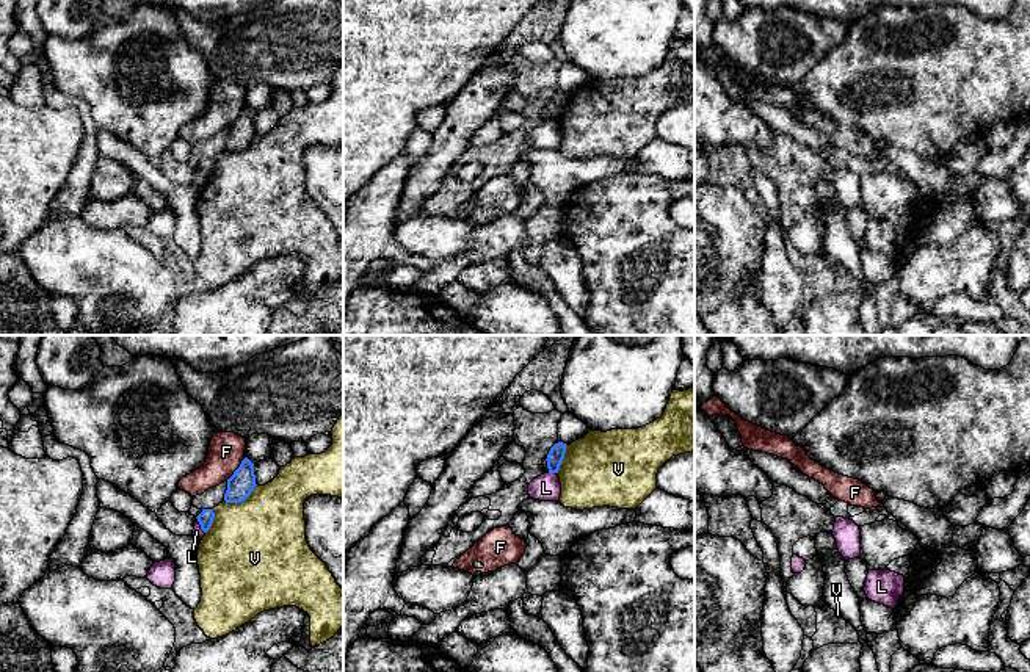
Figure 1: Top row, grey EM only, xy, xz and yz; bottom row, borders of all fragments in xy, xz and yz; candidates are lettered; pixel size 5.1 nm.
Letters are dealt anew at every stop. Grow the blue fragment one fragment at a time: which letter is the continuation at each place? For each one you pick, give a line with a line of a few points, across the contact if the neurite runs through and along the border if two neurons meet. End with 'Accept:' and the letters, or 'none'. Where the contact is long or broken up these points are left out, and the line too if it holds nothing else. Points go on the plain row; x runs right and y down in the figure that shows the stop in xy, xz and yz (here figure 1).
Accept: none

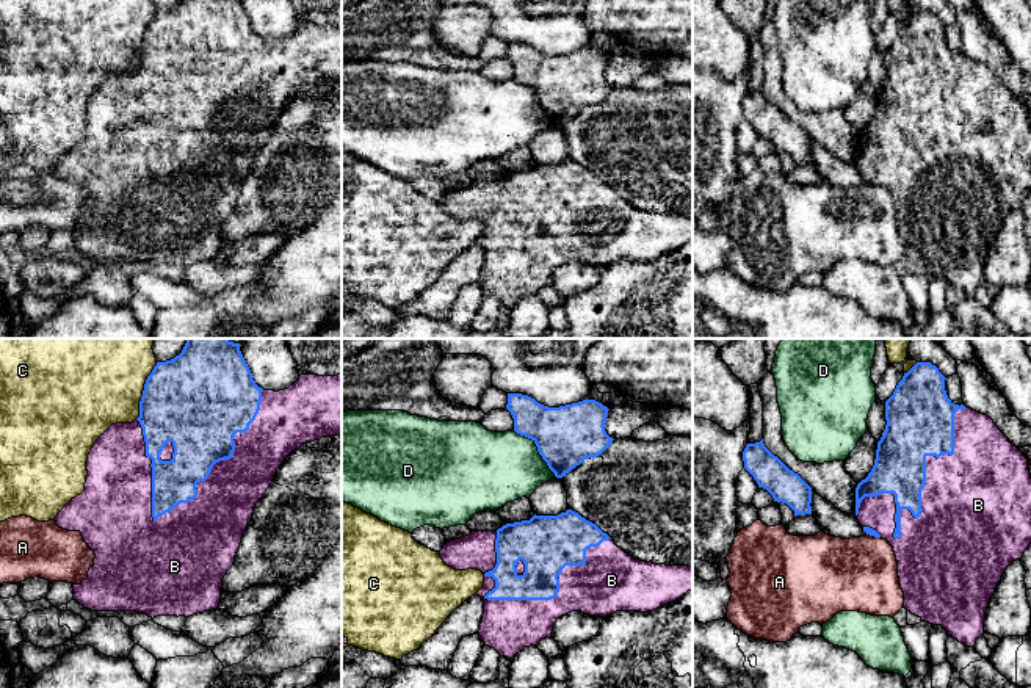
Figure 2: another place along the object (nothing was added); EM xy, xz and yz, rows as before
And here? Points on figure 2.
Accept: B

